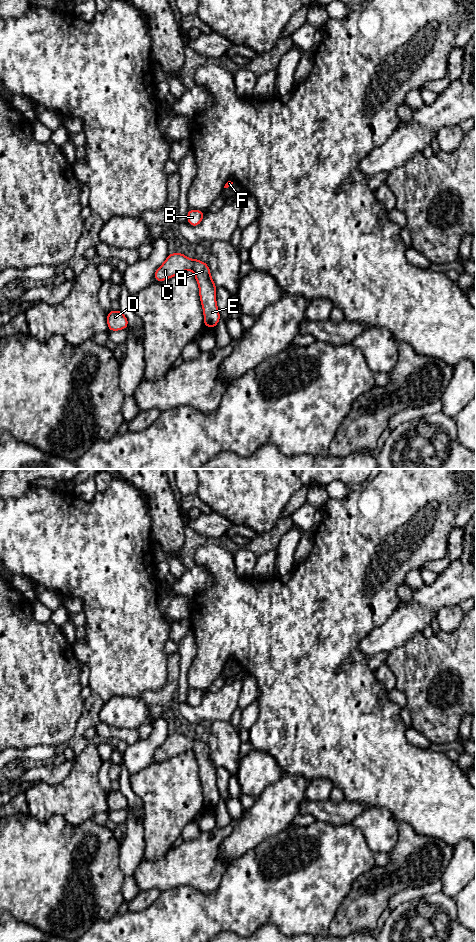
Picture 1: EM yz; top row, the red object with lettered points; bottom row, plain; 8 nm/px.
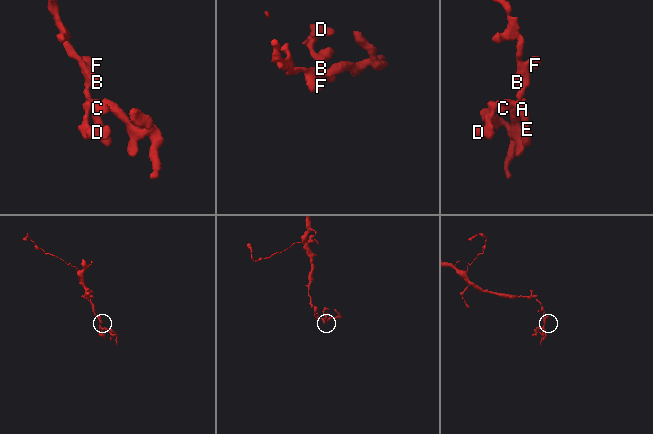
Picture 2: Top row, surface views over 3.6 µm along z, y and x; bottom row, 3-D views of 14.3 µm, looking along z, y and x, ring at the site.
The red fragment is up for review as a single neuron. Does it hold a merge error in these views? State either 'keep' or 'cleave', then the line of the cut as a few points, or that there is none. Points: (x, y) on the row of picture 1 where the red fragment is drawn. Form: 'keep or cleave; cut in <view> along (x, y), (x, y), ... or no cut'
keep; no cut

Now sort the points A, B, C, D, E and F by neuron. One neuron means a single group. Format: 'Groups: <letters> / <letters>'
Groups: A B C D E F

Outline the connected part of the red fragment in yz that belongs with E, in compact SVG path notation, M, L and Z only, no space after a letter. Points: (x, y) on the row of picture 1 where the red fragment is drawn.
M169 253L165 262L155 271L154 279L162 282L186 270L194 272L199 286L199 295L204 313L204 326L215 329L221 316L216 304L216 284L212 281L207 263L197 259L190 259L182 253Z

